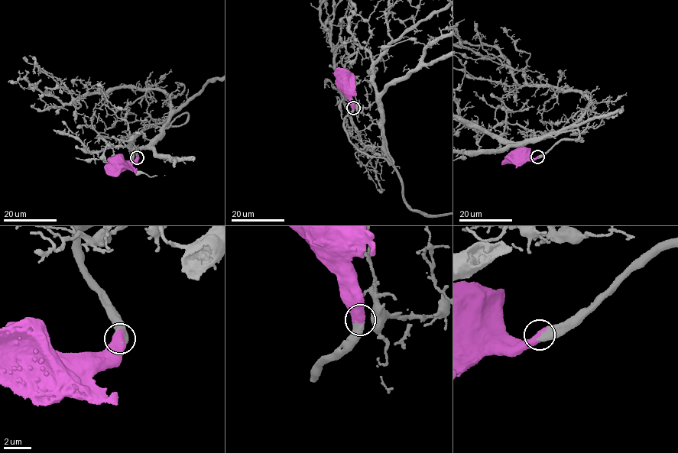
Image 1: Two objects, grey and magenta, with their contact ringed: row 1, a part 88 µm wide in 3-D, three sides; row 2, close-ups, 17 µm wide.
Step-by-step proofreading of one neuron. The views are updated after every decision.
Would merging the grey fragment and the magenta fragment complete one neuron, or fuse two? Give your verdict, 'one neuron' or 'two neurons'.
one neuron

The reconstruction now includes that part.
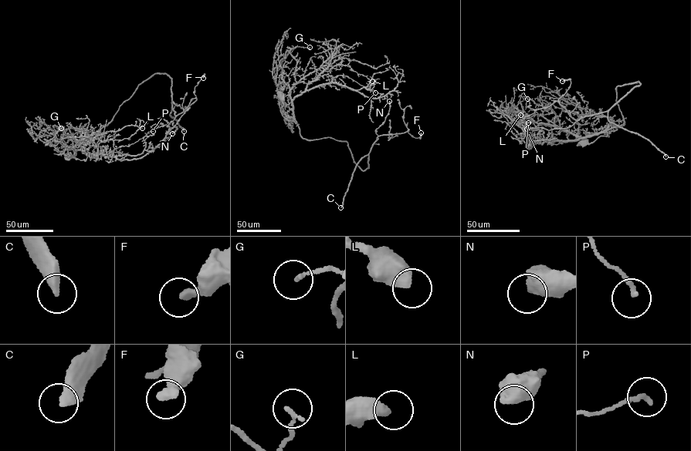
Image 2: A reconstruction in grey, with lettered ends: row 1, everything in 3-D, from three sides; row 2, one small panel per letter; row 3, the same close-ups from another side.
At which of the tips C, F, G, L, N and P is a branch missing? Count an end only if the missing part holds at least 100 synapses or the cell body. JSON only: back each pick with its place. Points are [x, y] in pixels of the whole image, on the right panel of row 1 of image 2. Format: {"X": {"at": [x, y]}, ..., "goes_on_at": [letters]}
{"C": {"at": [665, 156]}, "goes_on_at": ["C"]}

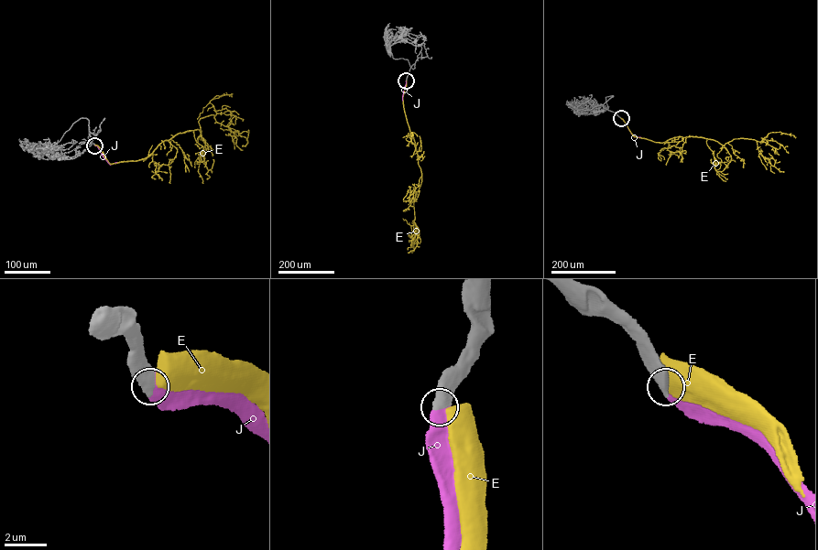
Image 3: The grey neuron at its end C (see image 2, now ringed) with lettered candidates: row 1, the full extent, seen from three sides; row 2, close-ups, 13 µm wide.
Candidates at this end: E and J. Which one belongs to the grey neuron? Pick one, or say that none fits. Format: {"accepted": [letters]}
{"accepted": ["J"]}

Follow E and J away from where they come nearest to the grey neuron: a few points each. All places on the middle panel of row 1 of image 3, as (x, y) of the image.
E: (406, 80), (403, 108), (421, 176), (413, 202), (418, 242), (408, 253)
J: (406, 80), (403, 104)

